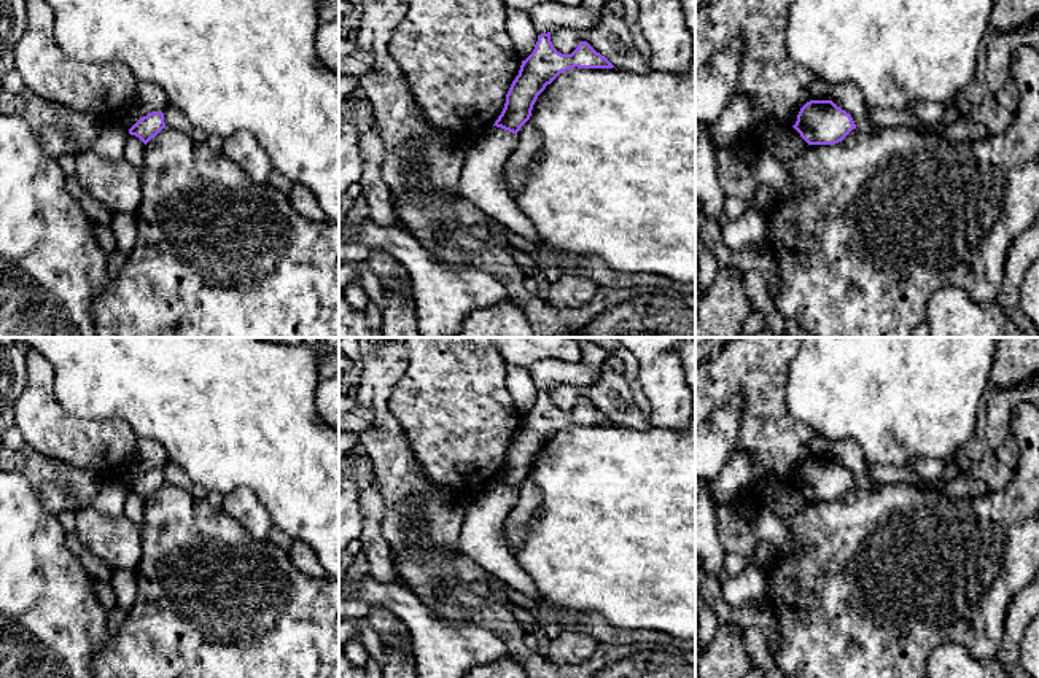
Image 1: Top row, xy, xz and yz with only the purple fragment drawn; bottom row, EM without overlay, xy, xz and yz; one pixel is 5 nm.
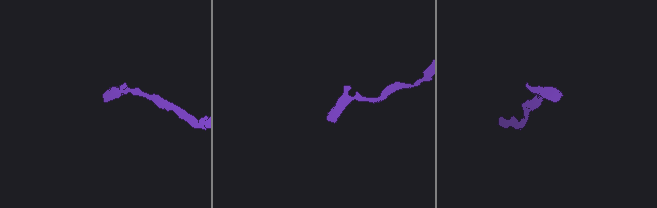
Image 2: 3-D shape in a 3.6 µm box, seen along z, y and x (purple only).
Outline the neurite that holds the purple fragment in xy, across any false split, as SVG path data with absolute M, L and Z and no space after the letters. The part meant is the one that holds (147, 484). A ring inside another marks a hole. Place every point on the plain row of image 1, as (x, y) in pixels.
M153 468L140 474L130 485L129 490L138 493L145 501L154 495L165 484L164 470Z

